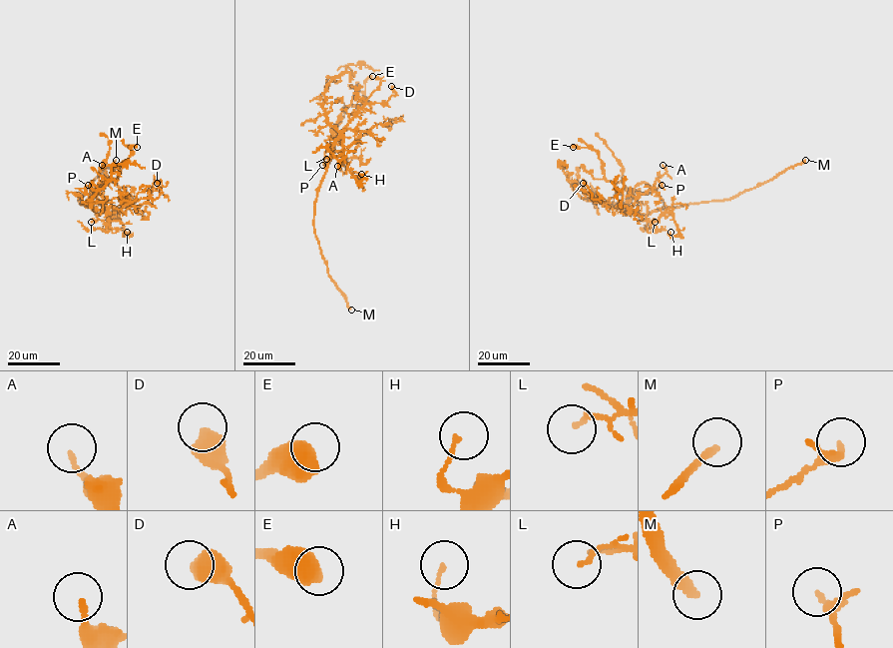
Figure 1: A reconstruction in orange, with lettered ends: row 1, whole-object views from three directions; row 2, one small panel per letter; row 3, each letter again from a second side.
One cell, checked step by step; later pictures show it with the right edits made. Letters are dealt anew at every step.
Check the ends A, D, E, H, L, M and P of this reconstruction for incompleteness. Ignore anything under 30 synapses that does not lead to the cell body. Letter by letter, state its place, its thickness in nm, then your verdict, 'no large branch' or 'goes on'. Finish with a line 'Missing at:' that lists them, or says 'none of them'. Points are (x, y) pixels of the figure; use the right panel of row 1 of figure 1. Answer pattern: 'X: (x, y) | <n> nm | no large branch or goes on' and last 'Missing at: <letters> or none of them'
A: (663, 165) | 160 nm | no large branch
D: (583, 183) | 600 nm | no large branch
E: (573, 147) | 700 nm | no large branch
H: (670, 232) | 130 nm | no large branch
L: (655, 222) | 140 nm | no large branch
M: (805, 160) | 240 nm | goes on
P: (662, 185) | 240 nm | no large branch
Missing at: M

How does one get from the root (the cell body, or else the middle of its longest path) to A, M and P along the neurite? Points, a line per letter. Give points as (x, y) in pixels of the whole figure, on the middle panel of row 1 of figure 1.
A: (328, 161), (331, 144), (341, 133), (345, 129), (358, 131), (353, 156), (342, 163), (340, 170), (337, 166)
M: (328, 161), (315, 203), (313, 227), (328, 276), (351, 310)
P: (328, 161), (331, 144), (342, 131), (330, 137), (322, 165)

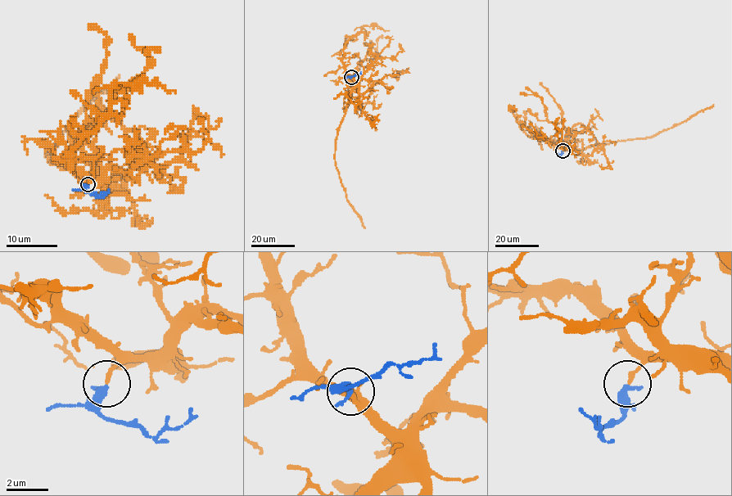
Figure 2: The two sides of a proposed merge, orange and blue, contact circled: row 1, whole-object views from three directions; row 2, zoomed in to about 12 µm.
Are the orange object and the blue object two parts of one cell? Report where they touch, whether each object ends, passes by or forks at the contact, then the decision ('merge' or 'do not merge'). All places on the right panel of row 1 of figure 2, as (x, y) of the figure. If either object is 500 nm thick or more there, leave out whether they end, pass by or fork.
(562, 151) | orange ends | blue ends | merge

